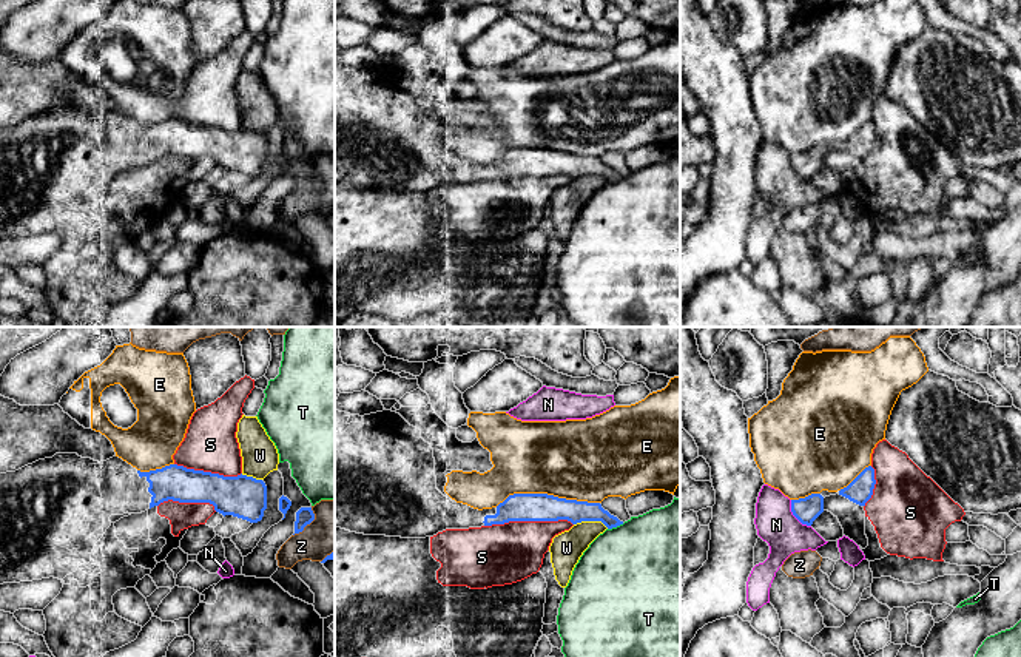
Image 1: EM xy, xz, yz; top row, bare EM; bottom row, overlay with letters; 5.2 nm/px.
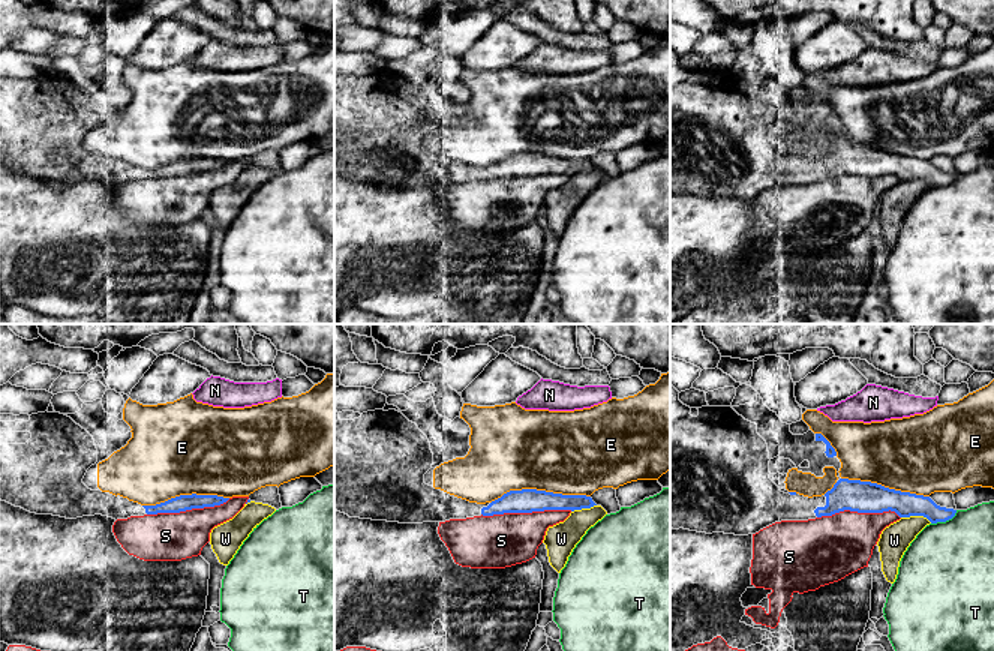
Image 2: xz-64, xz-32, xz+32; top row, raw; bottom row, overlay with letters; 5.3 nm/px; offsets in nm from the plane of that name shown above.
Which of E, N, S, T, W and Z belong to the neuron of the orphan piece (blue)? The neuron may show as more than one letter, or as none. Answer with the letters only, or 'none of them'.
none of them

